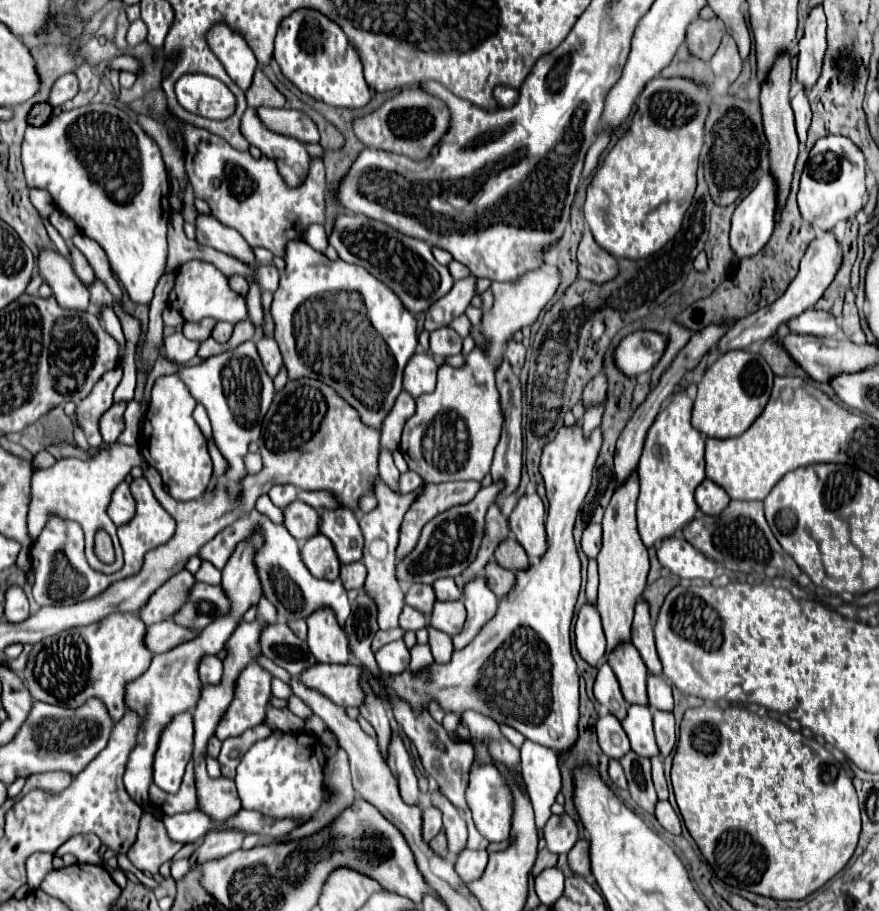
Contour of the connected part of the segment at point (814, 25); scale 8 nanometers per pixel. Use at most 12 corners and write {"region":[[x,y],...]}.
{"region":[[817,5],[799,39],[797,81],[809,91],[821,75],[825,13]]}

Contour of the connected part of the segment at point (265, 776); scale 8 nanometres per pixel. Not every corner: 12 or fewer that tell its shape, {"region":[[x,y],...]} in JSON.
{"region":[[273,733],[237,767],[243,809],[307,821],[325,755],[309,733]]}

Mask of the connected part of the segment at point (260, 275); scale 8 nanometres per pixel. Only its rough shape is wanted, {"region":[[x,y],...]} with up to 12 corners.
{"region":[[257,265],[261,289],[275,291],[279,271],[275,265]]}

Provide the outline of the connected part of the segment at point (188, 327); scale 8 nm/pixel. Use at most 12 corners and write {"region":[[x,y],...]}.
{"region":[[213,319],[185,323],[183,335],[201,343],[211,337]]}

